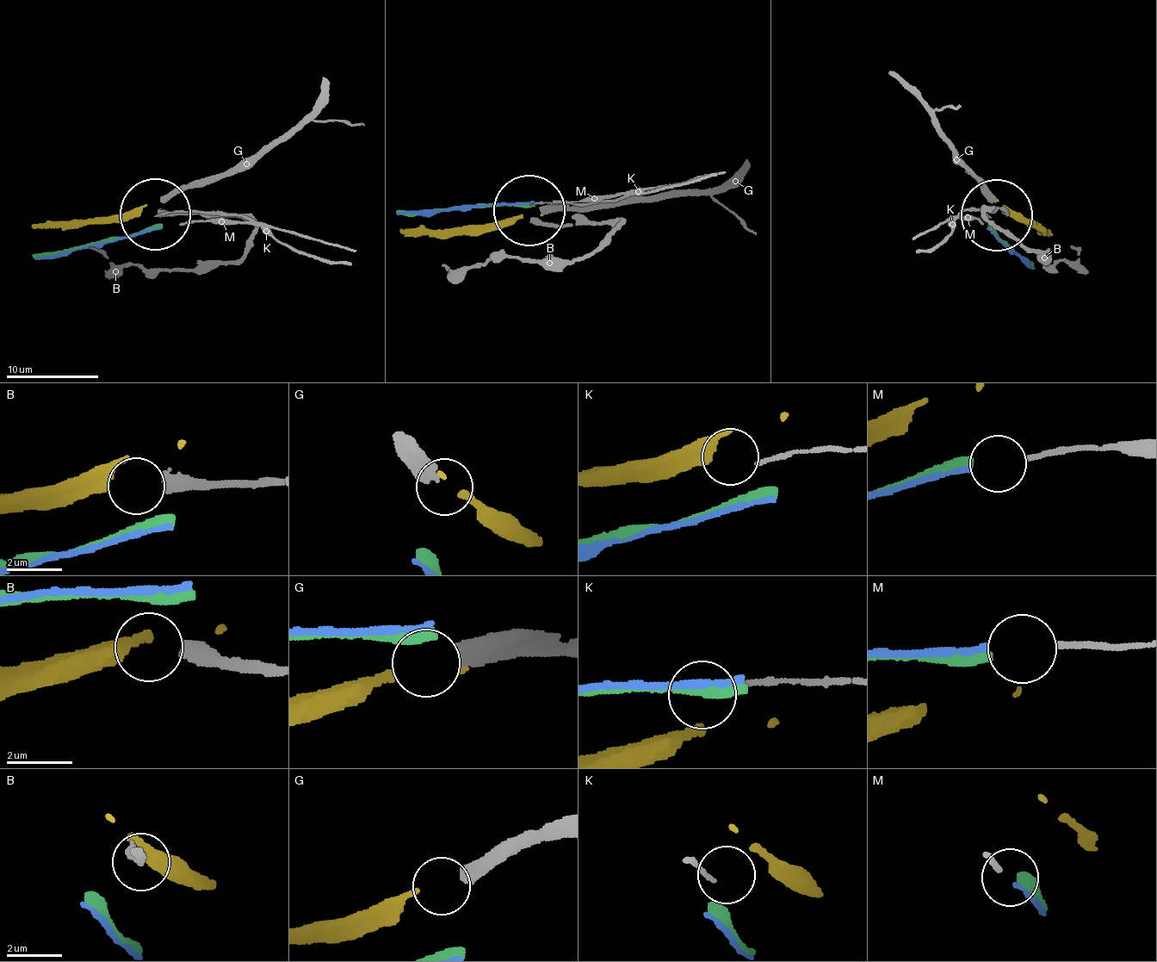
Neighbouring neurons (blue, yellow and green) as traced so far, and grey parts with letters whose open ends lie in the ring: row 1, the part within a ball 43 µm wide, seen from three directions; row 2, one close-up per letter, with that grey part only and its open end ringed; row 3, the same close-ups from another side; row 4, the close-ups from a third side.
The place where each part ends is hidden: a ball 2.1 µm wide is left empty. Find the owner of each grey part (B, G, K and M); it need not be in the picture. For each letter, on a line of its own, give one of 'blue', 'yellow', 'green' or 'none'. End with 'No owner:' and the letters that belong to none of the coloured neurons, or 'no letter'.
B: none
G: yellow
K: none
M: blue
No owner: B, K

